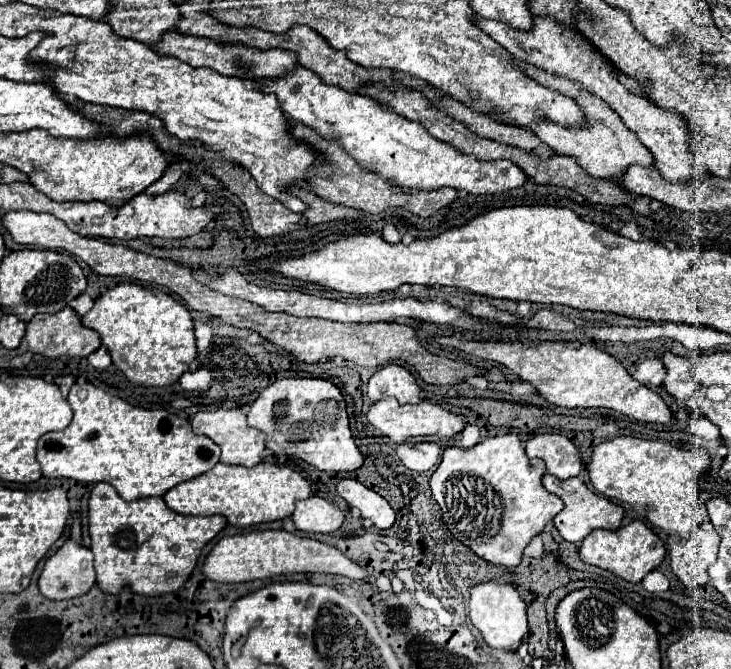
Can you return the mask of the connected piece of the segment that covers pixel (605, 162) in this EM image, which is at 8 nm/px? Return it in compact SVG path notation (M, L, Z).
M517 61L521 69L525 69L525 73L533 79L537 79L541 85L545 87L551 87L563 95L571 95L579 105L581 109L585 111L585 117L587 117L587 125L585 127L561 127L561 125L555 125L555 123L533 123L531 125L531 131L537 133L537 137L547 143L557 155L567 155L567 157L573 157L577 161L577 165L593 175L593 177L599 177L599 179L607 179L607 181L613 181L619 185L621 181L621 175L625 175L625 171L631 167L631 165L641 165L641 167L655 167L653 163L653 155L647 147L643 147L643 143L637 141L637 137L621 123L619 115L615 115L615 111L611 111L601 99L597 99L595 95L589 95L585 91L581 91L581 87L577 87L575 81L569 81L565 77L557 77L557 75L549 75L529 63L523 63L523 61Z

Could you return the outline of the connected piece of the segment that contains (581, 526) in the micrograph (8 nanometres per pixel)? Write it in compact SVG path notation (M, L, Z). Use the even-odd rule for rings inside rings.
M543 475L543 487L561 497L561 501L565 503L563 511L559 511L553 519L555 527L559 529L559 535L569 541L569 543L575 543L579 545L593 529L617 529L621 525L621 519L623 519L623 507L613 503L611 499L599 495L599 493L593 493L587 489L587 485L579 479L579 477L573 477L573 479L557 479L553 475Z

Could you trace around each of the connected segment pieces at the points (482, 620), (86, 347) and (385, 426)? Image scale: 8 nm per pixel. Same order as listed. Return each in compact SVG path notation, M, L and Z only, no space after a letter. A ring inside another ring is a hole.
M479 583L471 589L471 599L469 599L469 617L471 623L481 631L485 643L493 649L507 649L515 651L521 639L527 635L527 605L519 597L517 589L509 583Z
M65 307L65 309L61 309L59 313L53 313L53 315L35 315L27 323L25 337L23 337L21 345L17 347L17 351L19 353L31 351L31 353L39 353L39 355L45 355L45 357L51 357L51 359L57 359L57 357L63 357L63 355L87 357L89 353L99 349L99 345L101 345L101 339L97 335L97 331L85 327L81 323L79 315L71 307Z
M381 399L369 407L367 419L373 427L377 427L393 443L403 443L405 439L415 437L415 435L435 435L435 437L447 439L447 437L455 437L465 427L465 423L461 421L459 415L449 413L431 401L419 401L415 405L413 403L399 405L395 399Z

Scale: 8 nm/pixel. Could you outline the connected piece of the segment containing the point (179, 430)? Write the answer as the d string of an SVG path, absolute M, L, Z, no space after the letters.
M75 383L67 395L73 421L55 433L45 433L37 445L37 461L45 477L67 477L81 483L111 483L121 499L159 497L171 487L219 463L221 449L205 435L195 435L187 419L165 409L133 407L127 401L91 385Z

